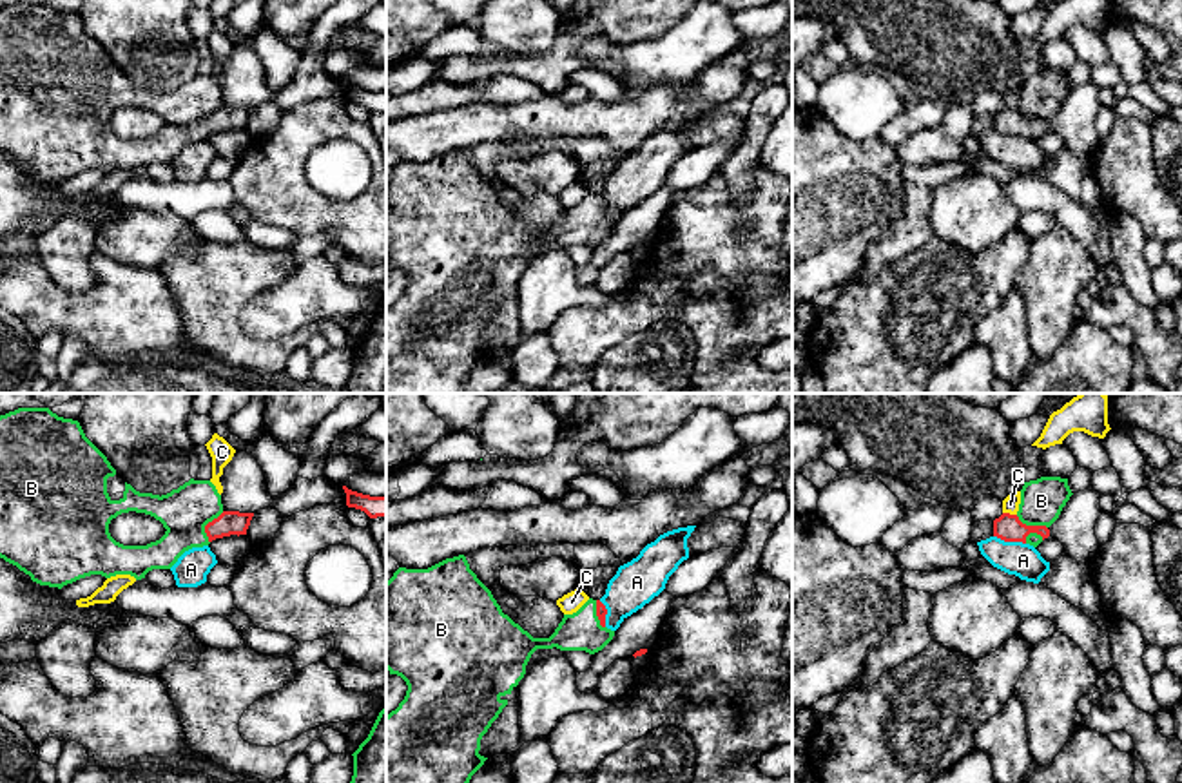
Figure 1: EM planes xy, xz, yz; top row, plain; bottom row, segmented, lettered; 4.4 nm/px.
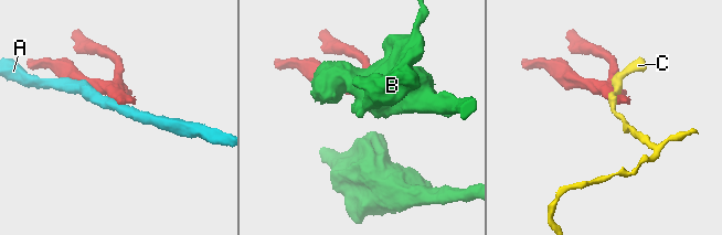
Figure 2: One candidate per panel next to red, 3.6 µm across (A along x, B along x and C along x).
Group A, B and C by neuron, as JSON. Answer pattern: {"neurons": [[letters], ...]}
{"neurons": [["A"], ["B"], ["C"]]}

